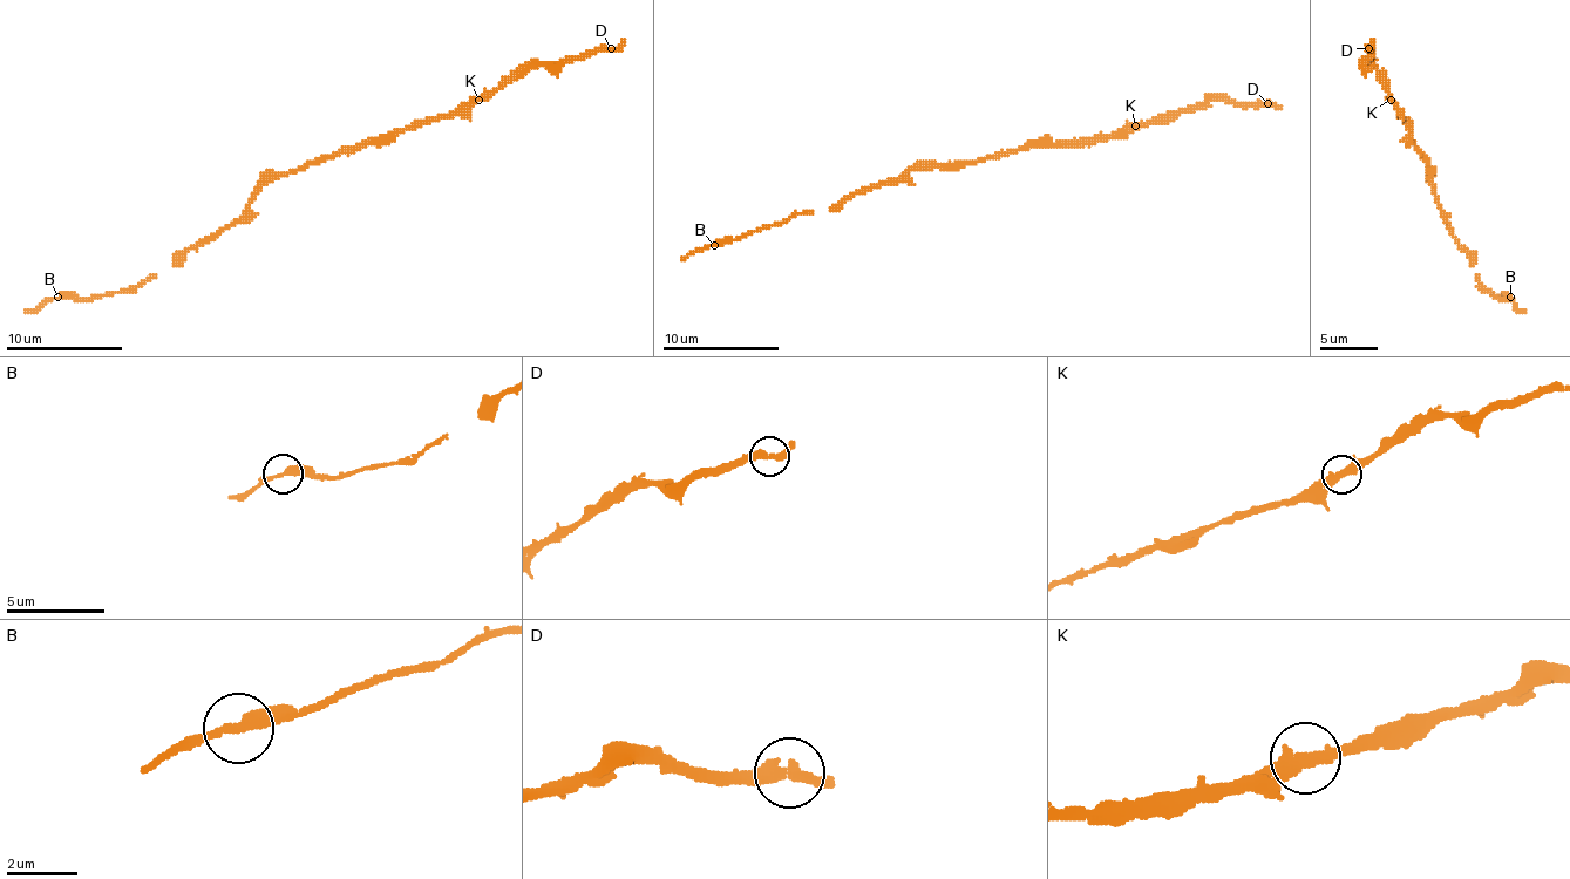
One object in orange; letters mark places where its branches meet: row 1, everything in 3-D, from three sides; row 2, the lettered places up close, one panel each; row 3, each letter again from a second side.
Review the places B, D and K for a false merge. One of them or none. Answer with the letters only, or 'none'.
none

